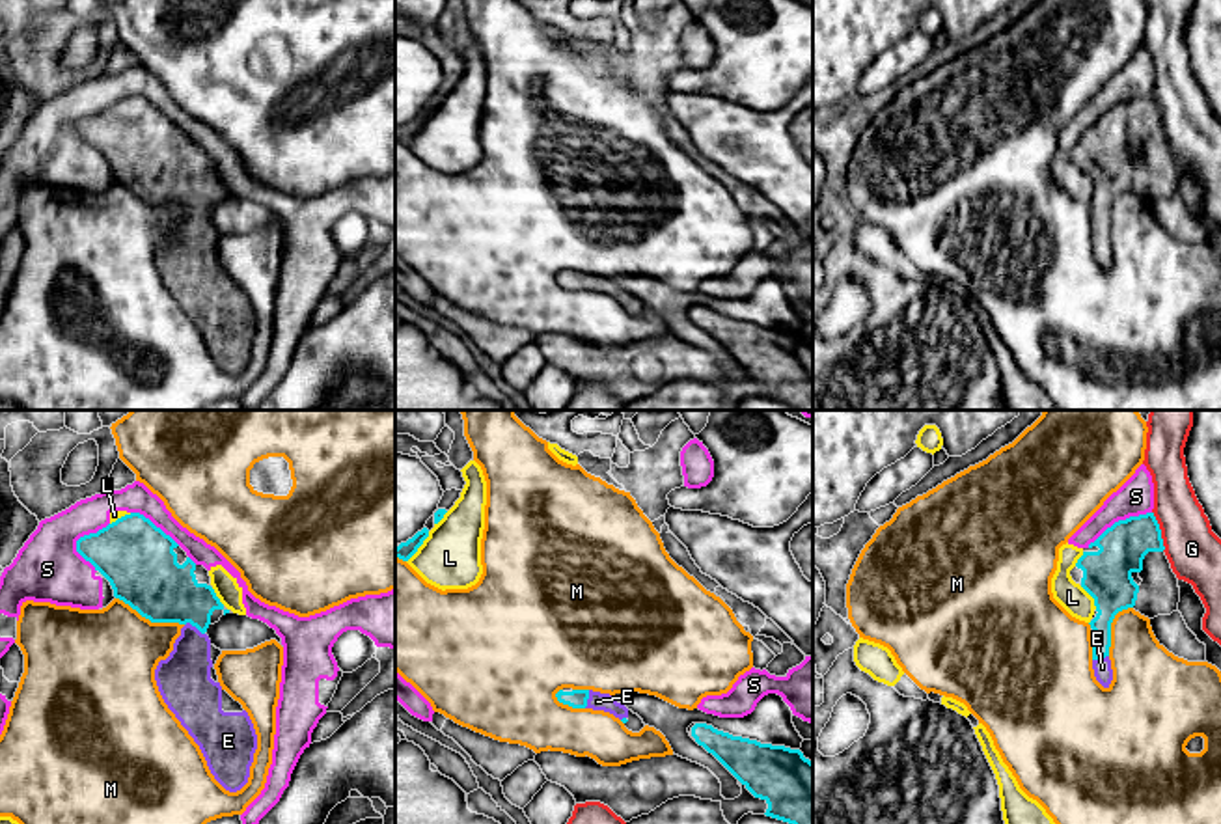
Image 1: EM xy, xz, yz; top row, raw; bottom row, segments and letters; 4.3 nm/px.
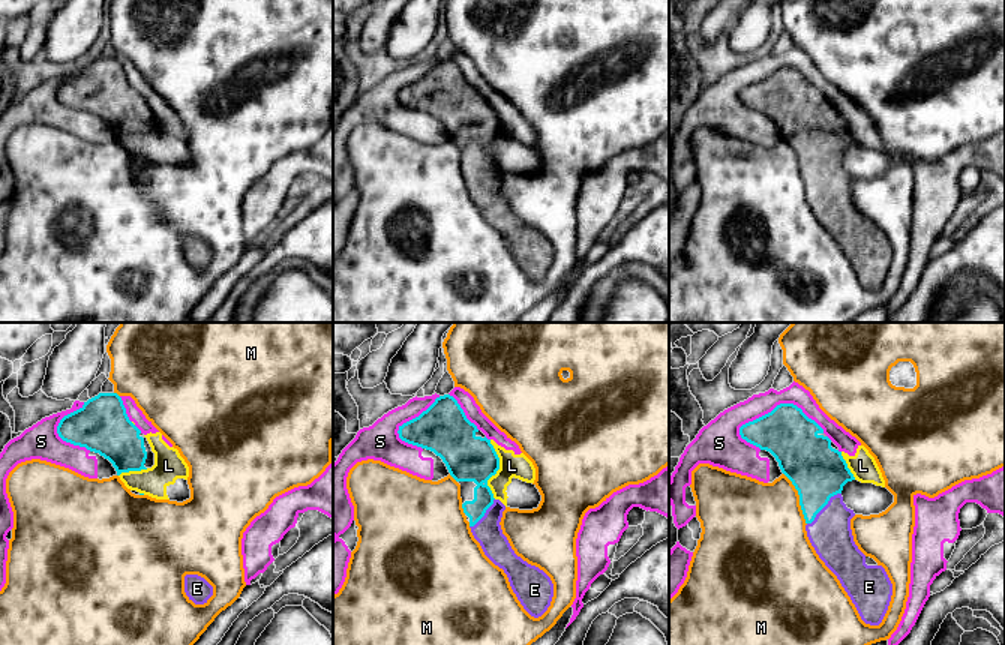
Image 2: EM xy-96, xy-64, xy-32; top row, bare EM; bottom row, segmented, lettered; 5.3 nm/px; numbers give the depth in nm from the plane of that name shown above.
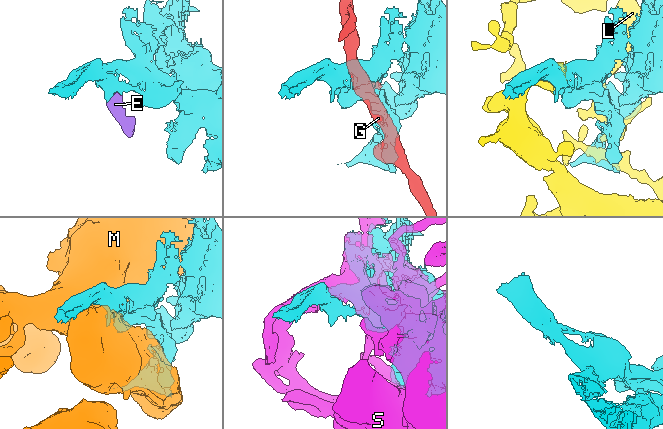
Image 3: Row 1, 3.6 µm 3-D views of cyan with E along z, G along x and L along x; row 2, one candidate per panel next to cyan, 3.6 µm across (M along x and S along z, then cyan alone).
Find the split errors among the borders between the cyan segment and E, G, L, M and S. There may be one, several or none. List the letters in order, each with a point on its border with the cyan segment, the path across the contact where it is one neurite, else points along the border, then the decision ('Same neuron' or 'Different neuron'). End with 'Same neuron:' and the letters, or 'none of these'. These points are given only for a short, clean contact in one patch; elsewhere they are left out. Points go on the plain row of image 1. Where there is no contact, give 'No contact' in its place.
E: Touches cyan at xy (194, 207). Path across: xy (153, 166), (194, 207), (191, 245), (183, 261). Same neuron
G: Touches cyan at yz (1160, 114). Different neuron
L: Touches cyan at yz (1091, 178). Different neuron
M: Touches cyan at xy (150, 202). Different neuron
S: Touches cyan at yz (1119, 103). Different neuron
Same neuron: E

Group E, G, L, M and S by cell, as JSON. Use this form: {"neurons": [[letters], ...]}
{"neurons": [["E"], ["G"], ["L"], ["M"], ["S"]]}

